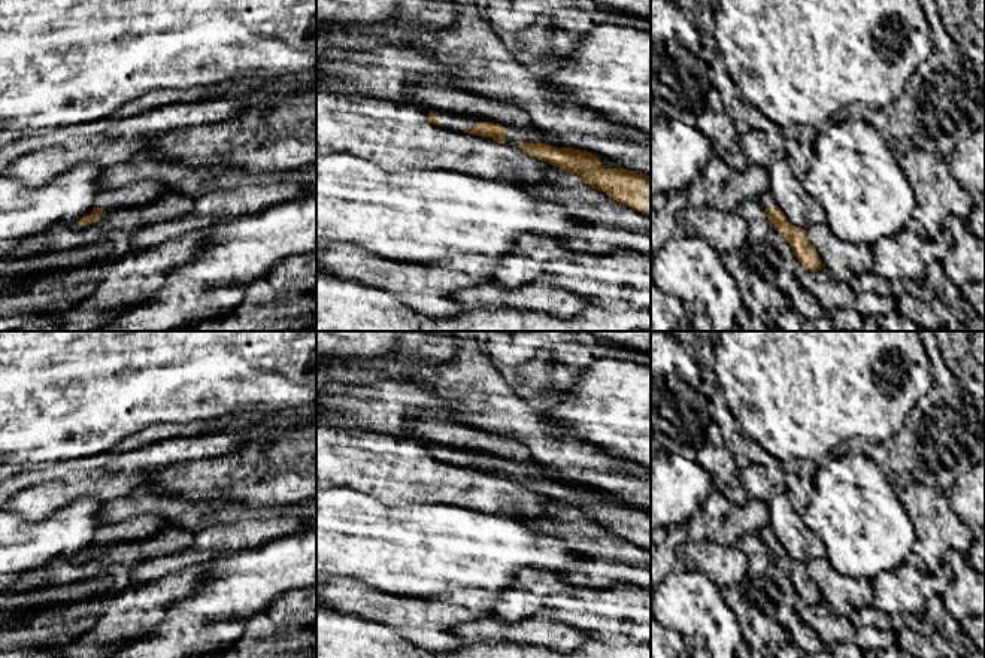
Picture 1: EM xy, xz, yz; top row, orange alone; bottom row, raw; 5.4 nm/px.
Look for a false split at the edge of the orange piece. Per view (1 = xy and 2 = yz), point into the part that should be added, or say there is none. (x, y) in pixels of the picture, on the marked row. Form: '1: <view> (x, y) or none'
1: xy (144, 191)
2: yz (766, 199)

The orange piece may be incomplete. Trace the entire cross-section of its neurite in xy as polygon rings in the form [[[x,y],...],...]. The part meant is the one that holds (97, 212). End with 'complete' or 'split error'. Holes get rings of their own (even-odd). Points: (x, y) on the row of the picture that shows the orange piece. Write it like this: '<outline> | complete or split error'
[[[142,179],[113,191],[100,191],[94,198],[94,209],[78,224],[87,225],[100,219],[106,212],[122,207],[143,206],[163,197],[173,189],[166,181]]] | split error

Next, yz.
[[[766,191],[758,197],[761,206],[766,209],[770,222],[782,234],[782,237],[789,243],[794,257],[800,264],[809,272],[818,272],[822,269],[821,258],[816,249],[810,245],[807,239],[807,231],[792,225],[784,212],[776,206],[776,201],[770,191]]] | split error

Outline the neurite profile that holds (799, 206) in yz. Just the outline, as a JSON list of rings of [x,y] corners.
[[[776,158],[769,167],[769,191],[787,219],[803,230],[825,224],[825,212],[795,178],[785,158]]]

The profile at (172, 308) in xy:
[[[169,283],[149,300],[87,331],[176,331],[198,321],[230,315],[245,300],[245,285]]]

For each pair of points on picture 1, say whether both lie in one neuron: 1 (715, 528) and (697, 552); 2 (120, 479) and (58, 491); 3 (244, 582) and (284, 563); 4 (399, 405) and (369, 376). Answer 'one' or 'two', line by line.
1: two
2: one
3: one
4: two

